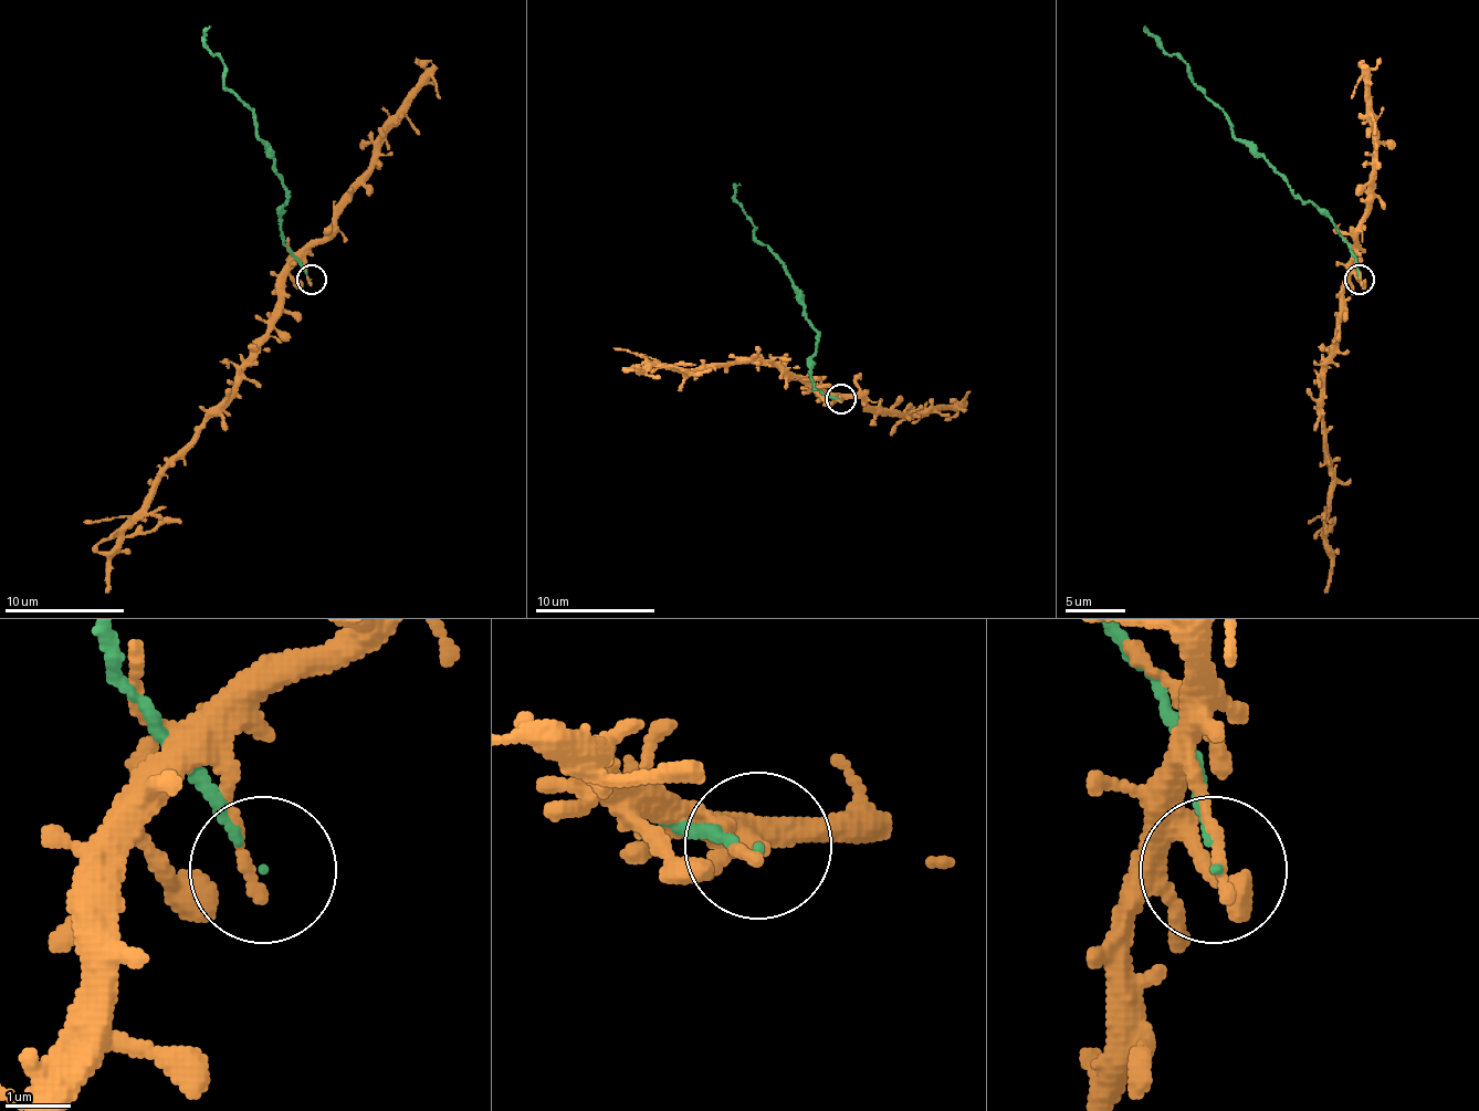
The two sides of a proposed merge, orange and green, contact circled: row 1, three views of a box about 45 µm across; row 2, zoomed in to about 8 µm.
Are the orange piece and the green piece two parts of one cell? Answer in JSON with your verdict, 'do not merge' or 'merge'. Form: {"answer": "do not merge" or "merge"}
{"answer": "do not merge"}

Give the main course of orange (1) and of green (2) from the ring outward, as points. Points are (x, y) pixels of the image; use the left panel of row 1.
1: (308, 280), (282, 280), (279, 316), (237, 390), (159, 481), (150, 507), (111, 558), (105, 591)
2: (312, 280), (282, 232), (284, 194), (273, 154), (254, 115), (224, 85), (224, 64), (207, 49), (210, 25)

